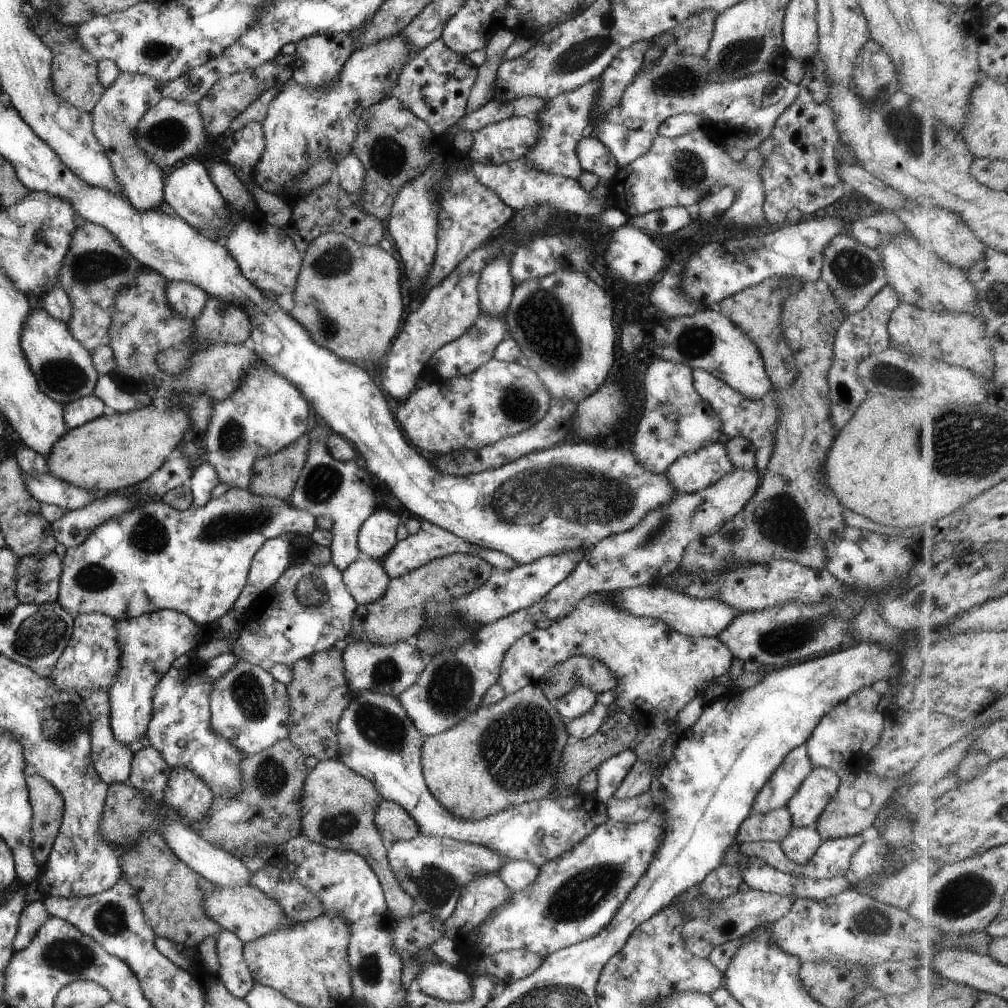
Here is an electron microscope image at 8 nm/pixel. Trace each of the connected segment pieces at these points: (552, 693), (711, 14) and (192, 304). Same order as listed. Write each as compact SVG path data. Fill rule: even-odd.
M577 655L561 664L556 664L537 681L536 685L542 690L546 699L555 704L577 687L586 688L596 696L607 691L615 691L616 681L618 680L602 662Z
M702 10L672 29L670 32L675 37L674 43L678 49L683 54L702 57L713 37L717 15L715 11Z
M167 281L166 291L168 307L188 321L201 315L209 298L198 286L183 281Z

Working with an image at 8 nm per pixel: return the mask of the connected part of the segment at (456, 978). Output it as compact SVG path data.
M426 963L414 987L423 994L447 1002L465 1002L472 996L472 981L462 970L444 963Z

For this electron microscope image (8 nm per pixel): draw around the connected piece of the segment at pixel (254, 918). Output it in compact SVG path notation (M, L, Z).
M216 885L212 892L204 894L204 910L209 918L212 918L218 926L232 932L242 940L242 943L250 943L260 936L284 930L290 926L291 921L286 918L282 908L266 897L258 888L247 885L240 888L226 888Z

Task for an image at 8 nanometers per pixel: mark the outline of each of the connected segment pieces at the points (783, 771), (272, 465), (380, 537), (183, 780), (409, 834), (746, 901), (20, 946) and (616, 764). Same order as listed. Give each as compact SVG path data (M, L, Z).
M806 742L794 748L782 764L774 770L770 780L754 798L751 813L765 814L775 809L787 807L788 802L800 789L802 780L813 770Z
M304 434L274 455L255 461L249 492L262 497L291 499L299 473L307 460L309 437Z
M388 507L372 512L358 534L357 546L362 556L382 561L398 542L397 529L400 523L400 513Z
M182 766L172 768L168 785L161 795L162 802L188 823L206 819L214 798L207 783Z
M385 799L380 801L375 810L374 823L387 846L396 841L413 840L419 835L418 824L415 824L408 812L402 806Z
M750 889L746 893L737 891L730 897L718 902L710 919L703 920L699 917L690 921L686 920L681 931L685 948L697 958L708 959L715 947L740 939L760 924L773 924L778 921L790 911L795 899L792 895L780 895L757 889Z
M43 898L26 904L22 910L20 924L17 929L17 937L13 941L13 948L17 951L26 949L34 939L36 932L49 920Z
M632 749L612 756L600 765L597 770L597 788L594 797L606 803L620 787L624 778L637 764L637 757Z

